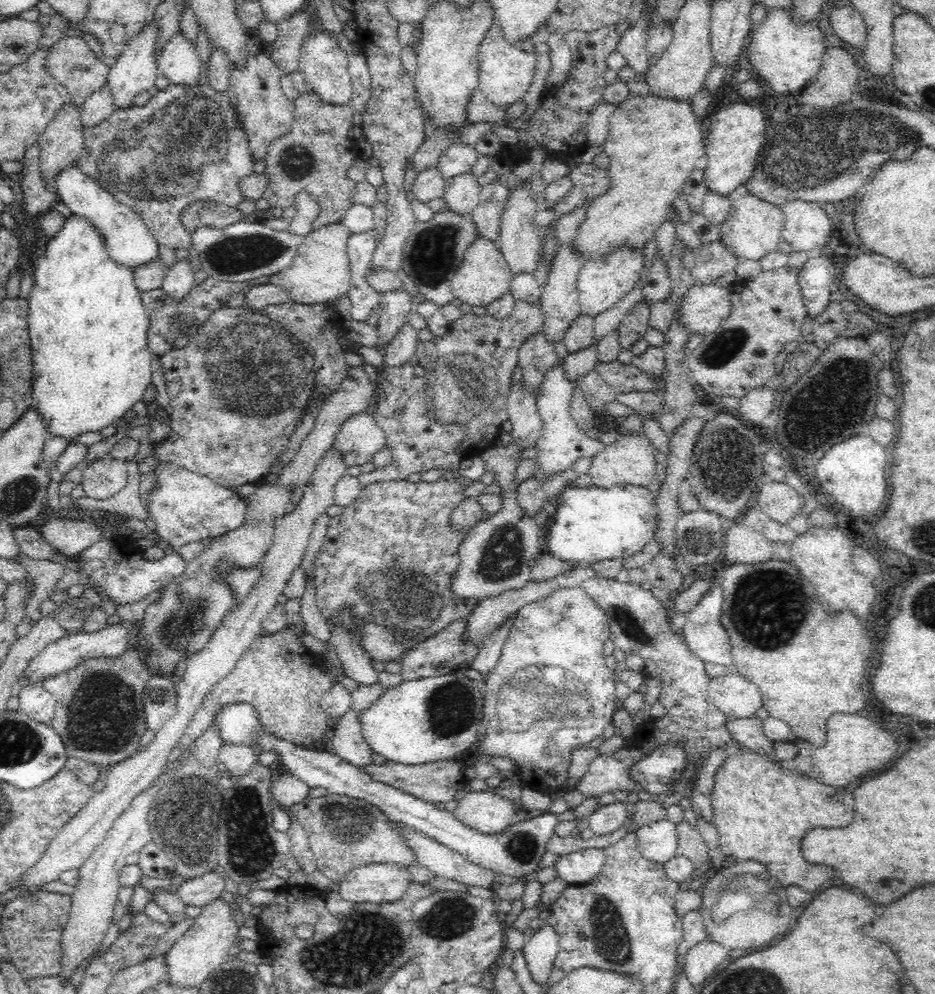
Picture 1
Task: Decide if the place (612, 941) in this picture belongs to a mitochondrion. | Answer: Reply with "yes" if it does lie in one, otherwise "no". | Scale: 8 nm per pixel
yes

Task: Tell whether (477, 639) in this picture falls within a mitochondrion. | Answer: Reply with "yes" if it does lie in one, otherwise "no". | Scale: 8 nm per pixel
no

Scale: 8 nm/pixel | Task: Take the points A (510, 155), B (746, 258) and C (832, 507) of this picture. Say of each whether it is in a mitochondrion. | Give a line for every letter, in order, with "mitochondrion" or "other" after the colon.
A: other
B: other
C: other

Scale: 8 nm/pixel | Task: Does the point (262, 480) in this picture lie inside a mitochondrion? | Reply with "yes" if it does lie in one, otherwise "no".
no

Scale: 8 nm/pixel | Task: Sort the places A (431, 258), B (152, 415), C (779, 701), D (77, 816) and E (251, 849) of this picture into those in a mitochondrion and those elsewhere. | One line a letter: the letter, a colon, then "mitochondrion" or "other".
A: mitochondrion
B: other
C: other
D: other
E: mitochondrion

